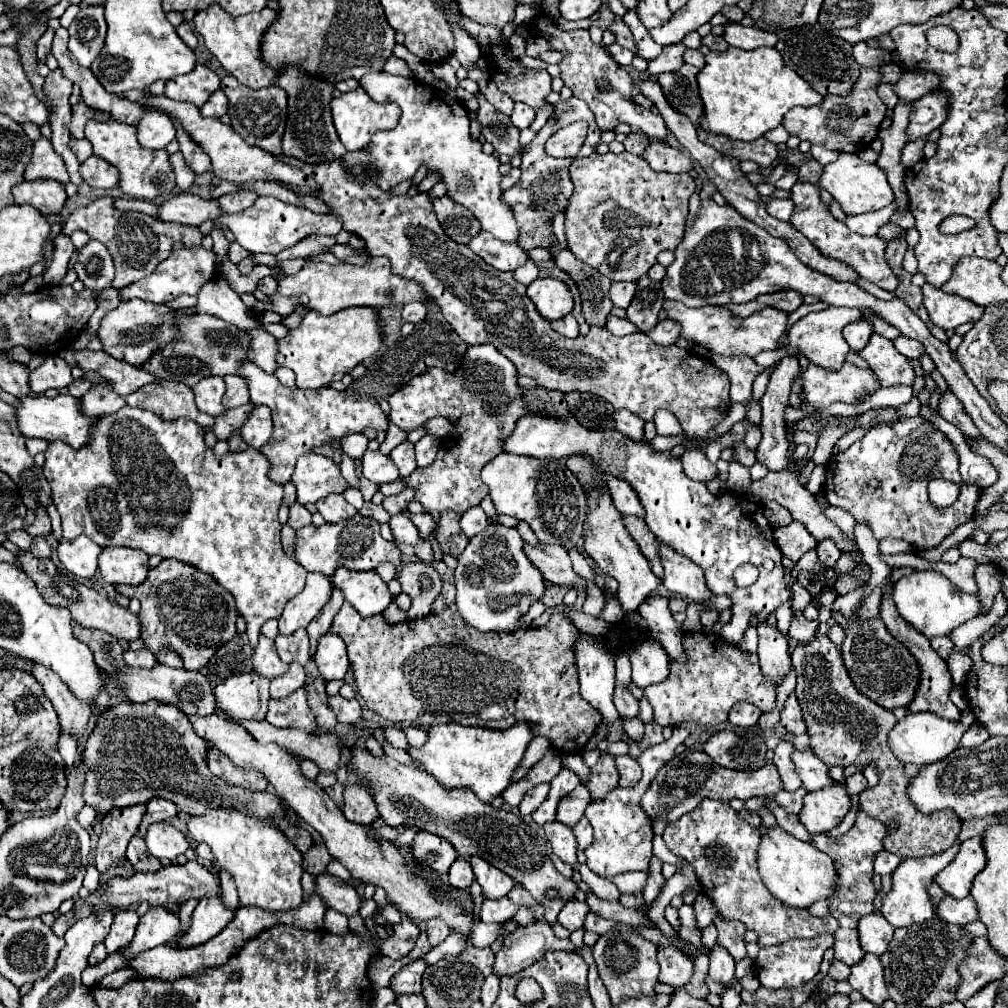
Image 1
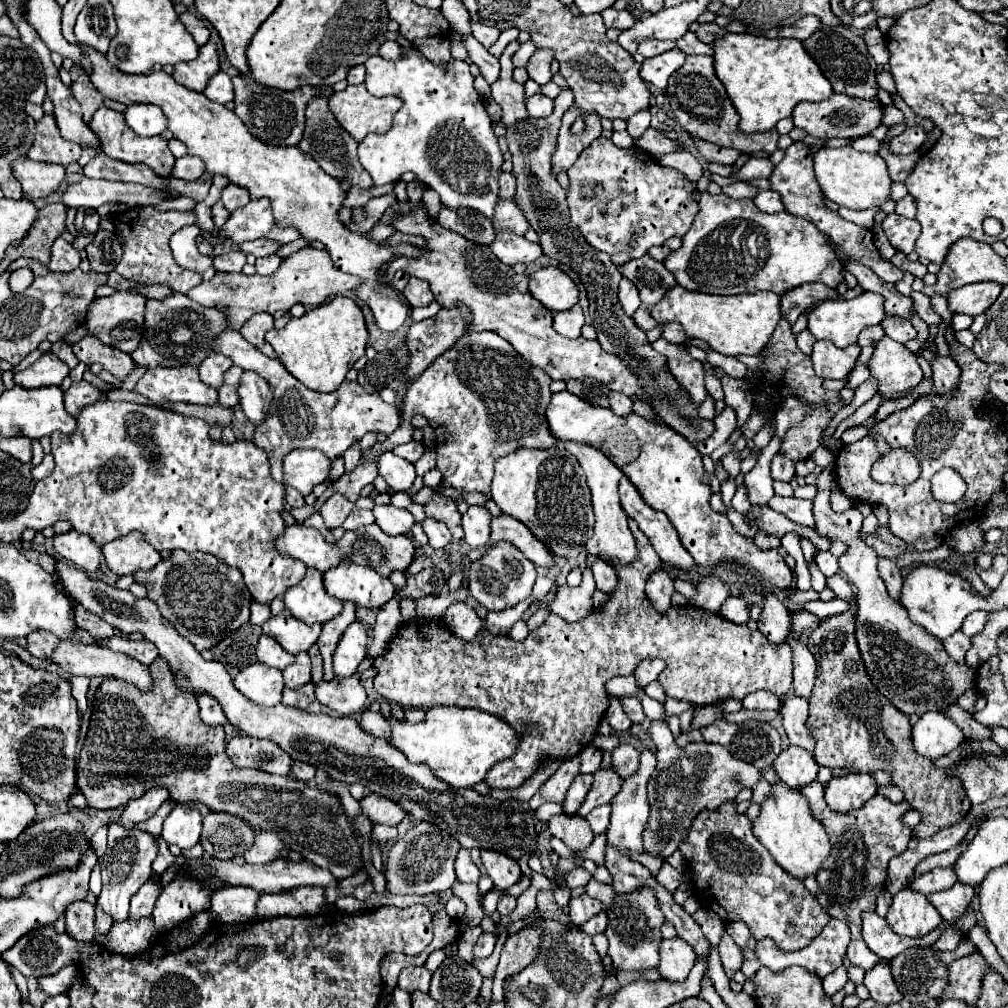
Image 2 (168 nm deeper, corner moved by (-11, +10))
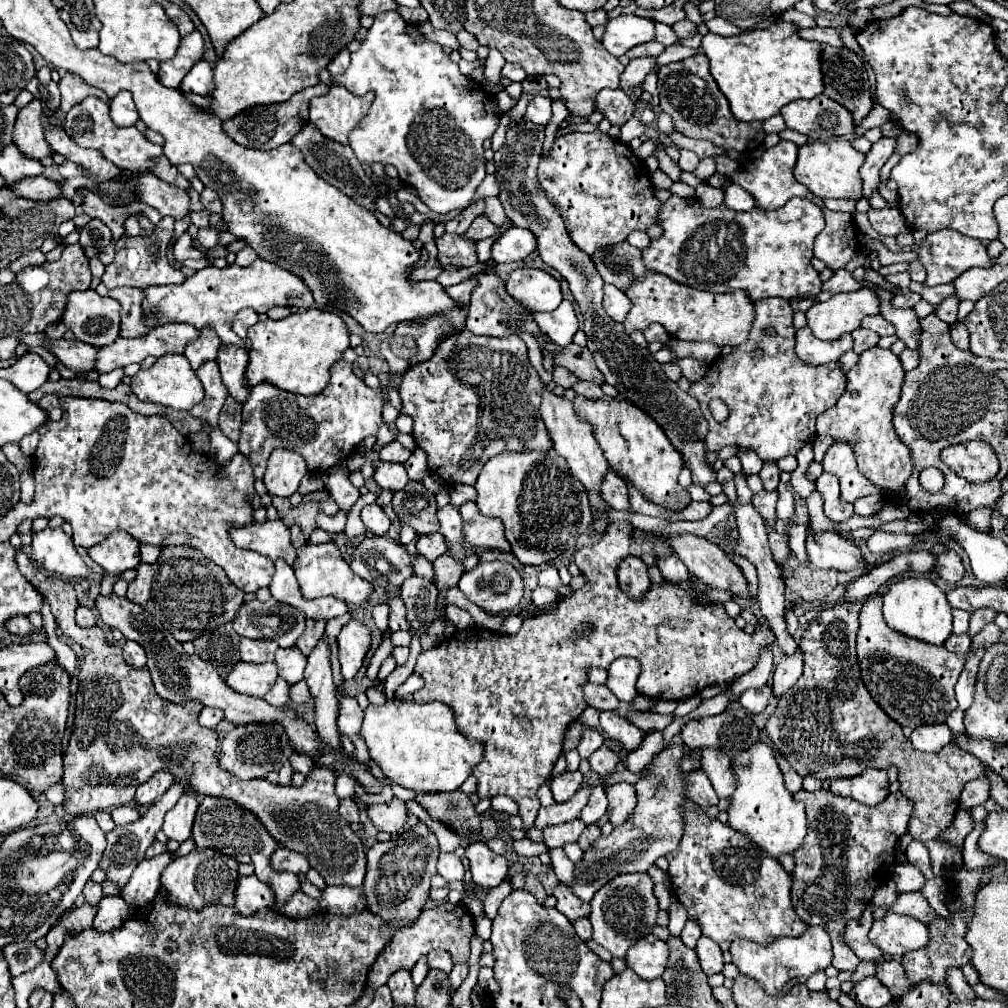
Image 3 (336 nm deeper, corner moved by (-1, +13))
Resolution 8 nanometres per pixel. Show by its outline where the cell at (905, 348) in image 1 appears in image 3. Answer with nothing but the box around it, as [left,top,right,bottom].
[860,315,894,337]

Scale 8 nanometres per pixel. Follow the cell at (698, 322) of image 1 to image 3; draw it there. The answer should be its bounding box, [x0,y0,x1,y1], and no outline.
[622,271,754,347]

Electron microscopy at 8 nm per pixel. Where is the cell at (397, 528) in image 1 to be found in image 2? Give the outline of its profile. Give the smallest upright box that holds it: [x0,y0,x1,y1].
[374,504,414,536]

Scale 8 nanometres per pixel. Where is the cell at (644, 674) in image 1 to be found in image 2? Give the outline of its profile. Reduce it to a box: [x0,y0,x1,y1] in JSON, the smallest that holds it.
[634,658,666,688]

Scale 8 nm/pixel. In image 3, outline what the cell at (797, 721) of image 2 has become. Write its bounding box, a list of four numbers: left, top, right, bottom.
[774,649,802,699]

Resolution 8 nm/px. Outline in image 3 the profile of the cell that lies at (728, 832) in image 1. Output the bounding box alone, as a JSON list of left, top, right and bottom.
[666,801,806,945]

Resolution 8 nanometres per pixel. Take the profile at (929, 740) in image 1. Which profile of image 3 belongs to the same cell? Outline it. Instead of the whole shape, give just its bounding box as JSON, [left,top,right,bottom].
[910,725,952,751]

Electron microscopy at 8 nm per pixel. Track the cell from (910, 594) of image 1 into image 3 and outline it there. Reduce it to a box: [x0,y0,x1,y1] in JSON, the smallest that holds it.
[882,577,952,645]

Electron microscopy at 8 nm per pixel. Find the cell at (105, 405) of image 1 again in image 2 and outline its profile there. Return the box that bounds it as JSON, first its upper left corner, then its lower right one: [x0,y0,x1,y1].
[66,382,106,416]

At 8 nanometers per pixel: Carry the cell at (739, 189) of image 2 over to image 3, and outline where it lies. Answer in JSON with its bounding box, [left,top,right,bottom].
[696,183,724,207]

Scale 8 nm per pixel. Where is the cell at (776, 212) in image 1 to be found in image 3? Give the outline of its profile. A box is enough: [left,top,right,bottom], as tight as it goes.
[724,183,756,211]

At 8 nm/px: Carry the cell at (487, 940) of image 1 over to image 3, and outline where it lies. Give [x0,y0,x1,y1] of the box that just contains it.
[448,963,468,993]

